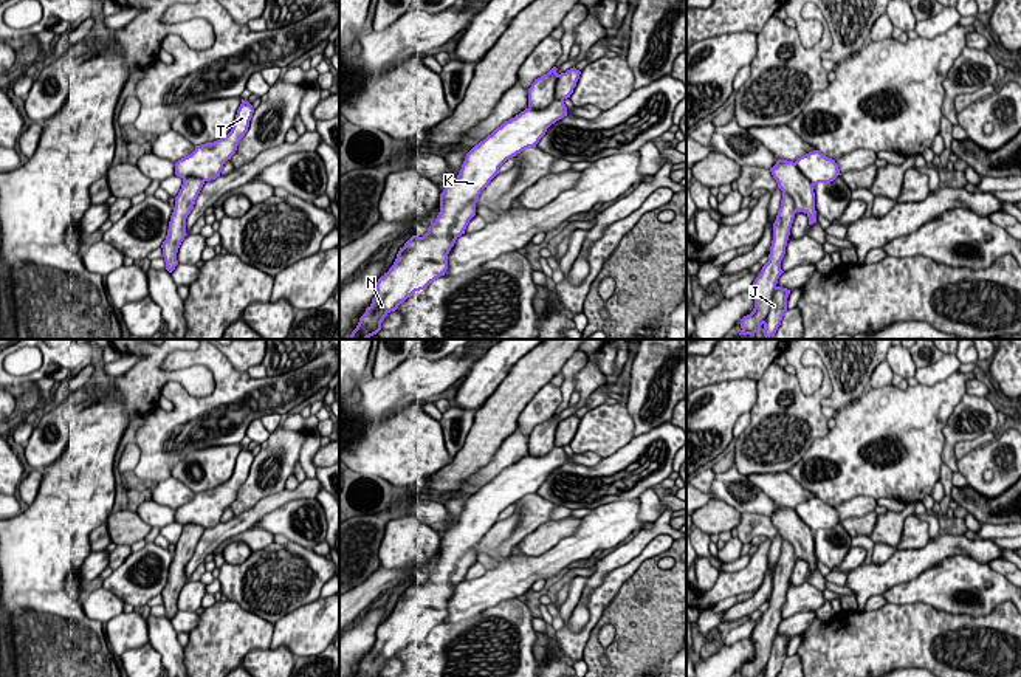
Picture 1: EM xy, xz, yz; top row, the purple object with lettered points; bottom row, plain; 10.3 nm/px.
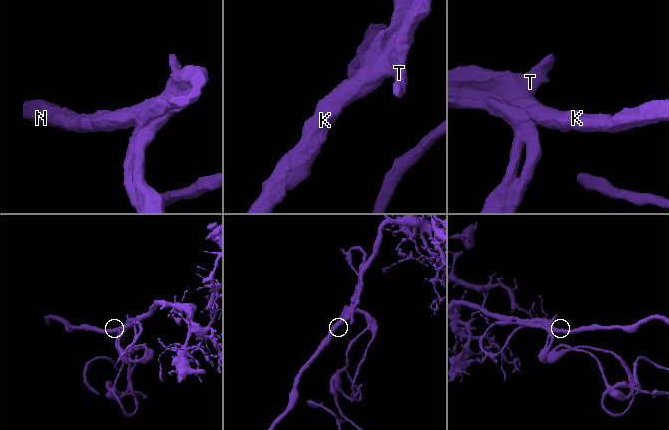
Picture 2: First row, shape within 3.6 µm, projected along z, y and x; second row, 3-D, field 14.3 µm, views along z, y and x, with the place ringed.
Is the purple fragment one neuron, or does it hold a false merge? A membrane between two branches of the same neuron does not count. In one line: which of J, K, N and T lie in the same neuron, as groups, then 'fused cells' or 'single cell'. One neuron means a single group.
J / K N T | fused cells

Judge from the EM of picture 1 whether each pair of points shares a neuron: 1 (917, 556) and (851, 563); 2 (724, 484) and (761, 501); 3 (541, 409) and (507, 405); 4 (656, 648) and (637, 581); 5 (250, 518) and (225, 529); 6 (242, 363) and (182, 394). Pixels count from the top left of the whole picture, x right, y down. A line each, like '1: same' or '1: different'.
1: different
2: same
3: different
4: same
5: same
6: different

